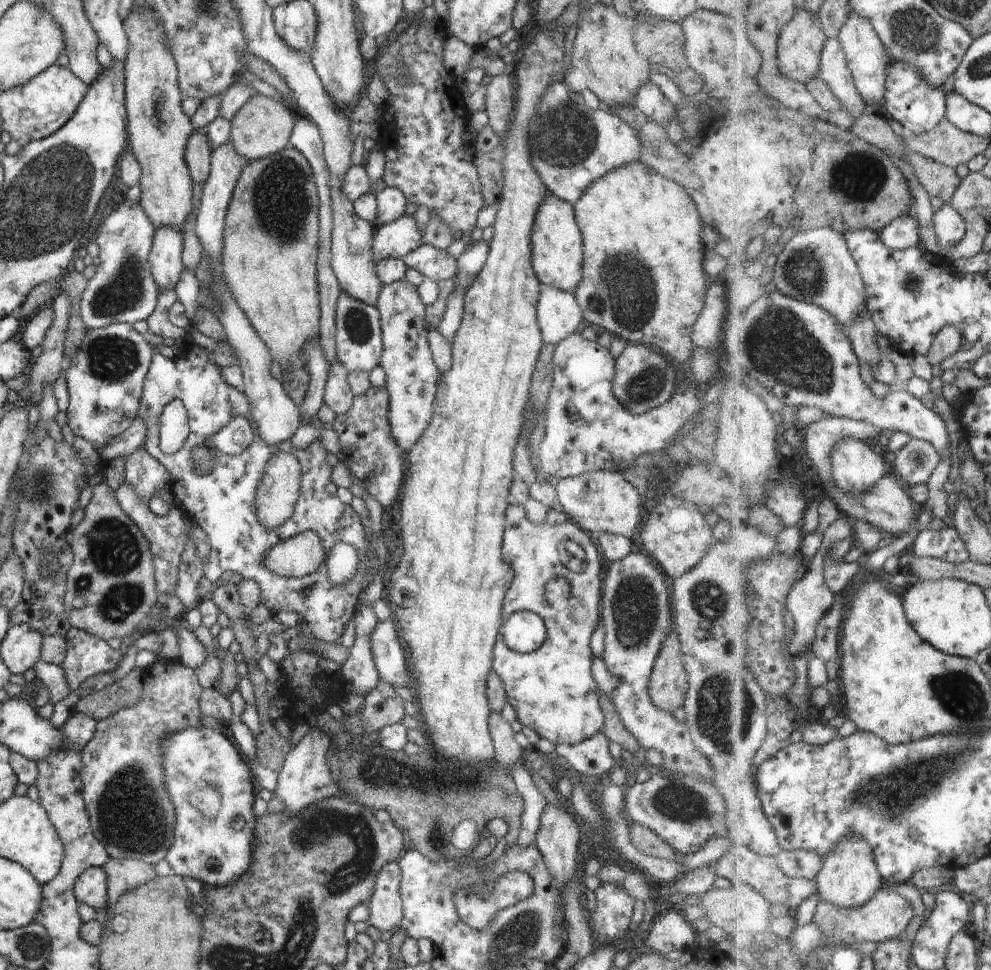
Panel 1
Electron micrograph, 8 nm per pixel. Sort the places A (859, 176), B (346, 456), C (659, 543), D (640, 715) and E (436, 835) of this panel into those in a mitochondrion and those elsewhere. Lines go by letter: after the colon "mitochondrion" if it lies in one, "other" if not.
A: mitochondrion
B: other
C: other
D: other
E: mitochondrion

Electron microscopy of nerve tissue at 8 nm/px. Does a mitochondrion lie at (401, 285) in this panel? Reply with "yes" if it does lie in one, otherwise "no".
no

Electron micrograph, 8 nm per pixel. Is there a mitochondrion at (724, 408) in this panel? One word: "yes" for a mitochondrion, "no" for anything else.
no

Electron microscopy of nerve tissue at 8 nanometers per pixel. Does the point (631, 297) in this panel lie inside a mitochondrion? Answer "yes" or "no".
yes

